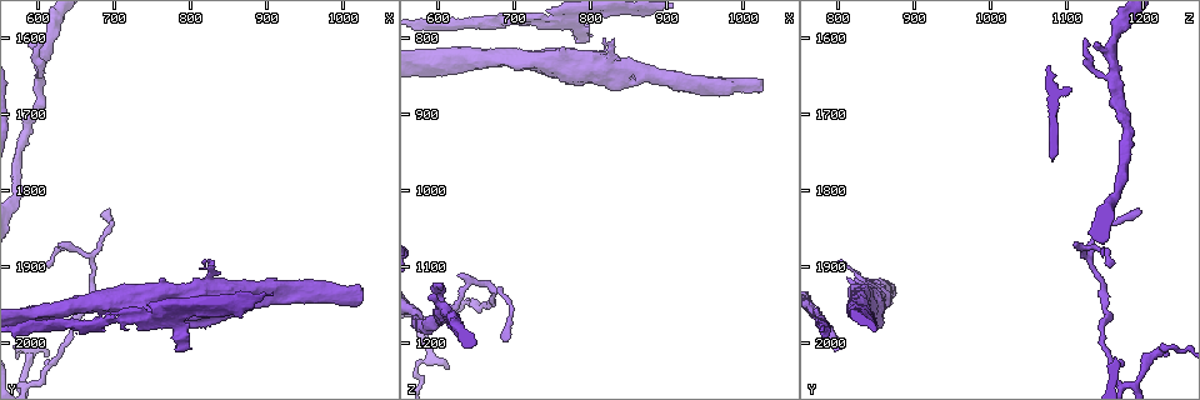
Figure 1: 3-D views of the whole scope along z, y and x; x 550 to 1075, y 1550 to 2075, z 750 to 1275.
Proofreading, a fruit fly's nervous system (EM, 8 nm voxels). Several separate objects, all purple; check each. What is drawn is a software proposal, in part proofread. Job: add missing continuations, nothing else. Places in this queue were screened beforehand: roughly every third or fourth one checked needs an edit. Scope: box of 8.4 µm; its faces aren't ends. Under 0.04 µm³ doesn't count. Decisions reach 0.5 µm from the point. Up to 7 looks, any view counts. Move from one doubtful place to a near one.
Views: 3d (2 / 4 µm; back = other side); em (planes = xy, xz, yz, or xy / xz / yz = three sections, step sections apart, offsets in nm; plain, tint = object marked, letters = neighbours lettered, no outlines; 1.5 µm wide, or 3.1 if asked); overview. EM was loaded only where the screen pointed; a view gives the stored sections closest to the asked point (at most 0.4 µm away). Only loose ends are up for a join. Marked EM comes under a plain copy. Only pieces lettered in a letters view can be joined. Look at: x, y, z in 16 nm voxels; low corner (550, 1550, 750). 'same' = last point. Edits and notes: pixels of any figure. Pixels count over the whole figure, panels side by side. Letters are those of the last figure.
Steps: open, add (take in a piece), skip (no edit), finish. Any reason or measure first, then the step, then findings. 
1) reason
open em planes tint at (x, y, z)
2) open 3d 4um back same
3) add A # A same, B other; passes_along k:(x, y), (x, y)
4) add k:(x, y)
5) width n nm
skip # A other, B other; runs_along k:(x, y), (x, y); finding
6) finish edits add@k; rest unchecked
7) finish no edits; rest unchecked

branch stops here
open em planes letters at (1025, 1950, 870)

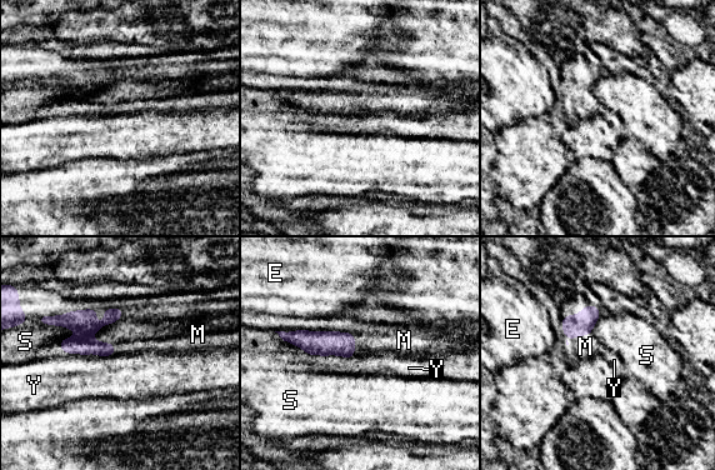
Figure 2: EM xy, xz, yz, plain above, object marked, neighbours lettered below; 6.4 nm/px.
longest_contact Y 550 nm
add M # E other, M same, S other, Y other; passes_along 2:(574, 326), (579, 336), (585, 346); the neuron continues

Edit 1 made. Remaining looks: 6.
tapers out
open em xy step 4 letters at (800, 2005, 795)

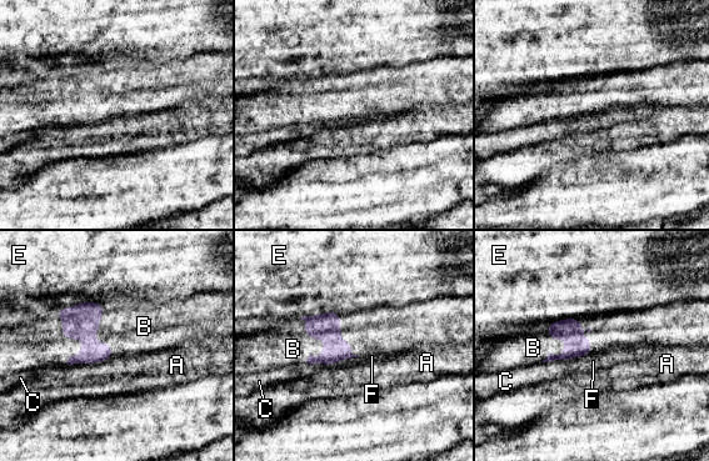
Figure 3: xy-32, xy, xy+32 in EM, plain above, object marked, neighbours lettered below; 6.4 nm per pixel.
skip # A other, B other, C other, E other, F other; border 3:(303, 331), (324, 342), (313, 364); no lettered piece goes on from it

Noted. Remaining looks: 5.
tapers out
open em xz step 4 tint at (615, 2015, 1230)

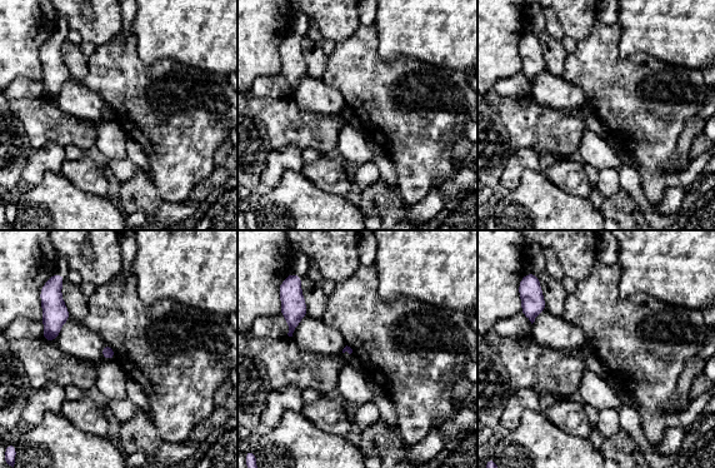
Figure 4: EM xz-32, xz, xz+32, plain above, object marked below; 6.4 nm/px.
open em planes letters same

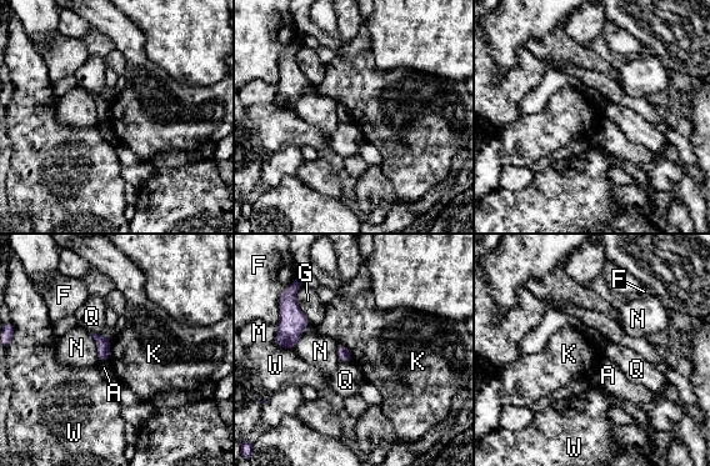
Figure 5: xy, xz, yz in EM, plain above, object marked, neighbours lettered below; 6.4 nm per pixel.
skip # A other, F other, G other, K other, M other, N other, Q other, W other; border 5:(338, 341), (346, 347), (353, 361); none of them fits

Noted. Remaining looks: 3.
finish edits add@2; rest unchecked

